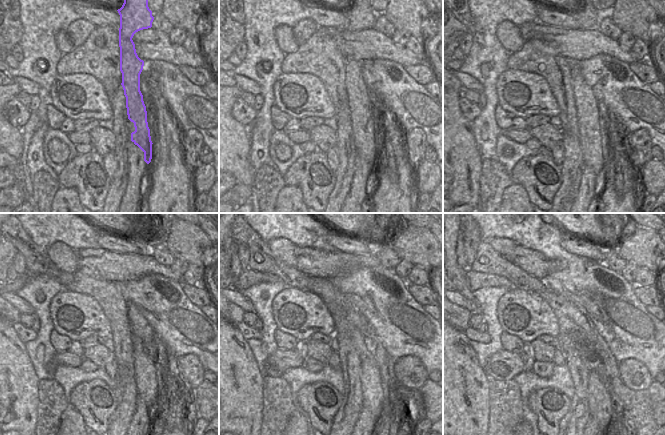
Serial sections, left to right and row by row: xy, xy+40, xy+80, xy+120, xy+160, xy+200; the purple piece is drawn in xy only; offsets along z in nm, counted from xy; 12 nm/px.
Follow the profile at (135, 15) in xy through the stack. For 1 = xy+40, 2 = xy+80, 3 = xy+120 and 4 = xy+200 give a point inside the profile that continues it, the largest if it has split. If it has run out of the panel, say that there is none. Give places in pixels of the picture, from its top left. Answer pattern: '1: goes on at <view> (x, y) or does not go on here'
1: goes on at xy+40 (359, 103)
2: goes on at xy+80 (590, 139)
3: goes on at xy+120 (146, 381)
4: goes on at xy+200 (599, 401)

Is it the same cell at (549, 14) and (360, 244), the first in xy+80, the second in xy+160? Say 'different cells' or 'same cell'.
same cell

